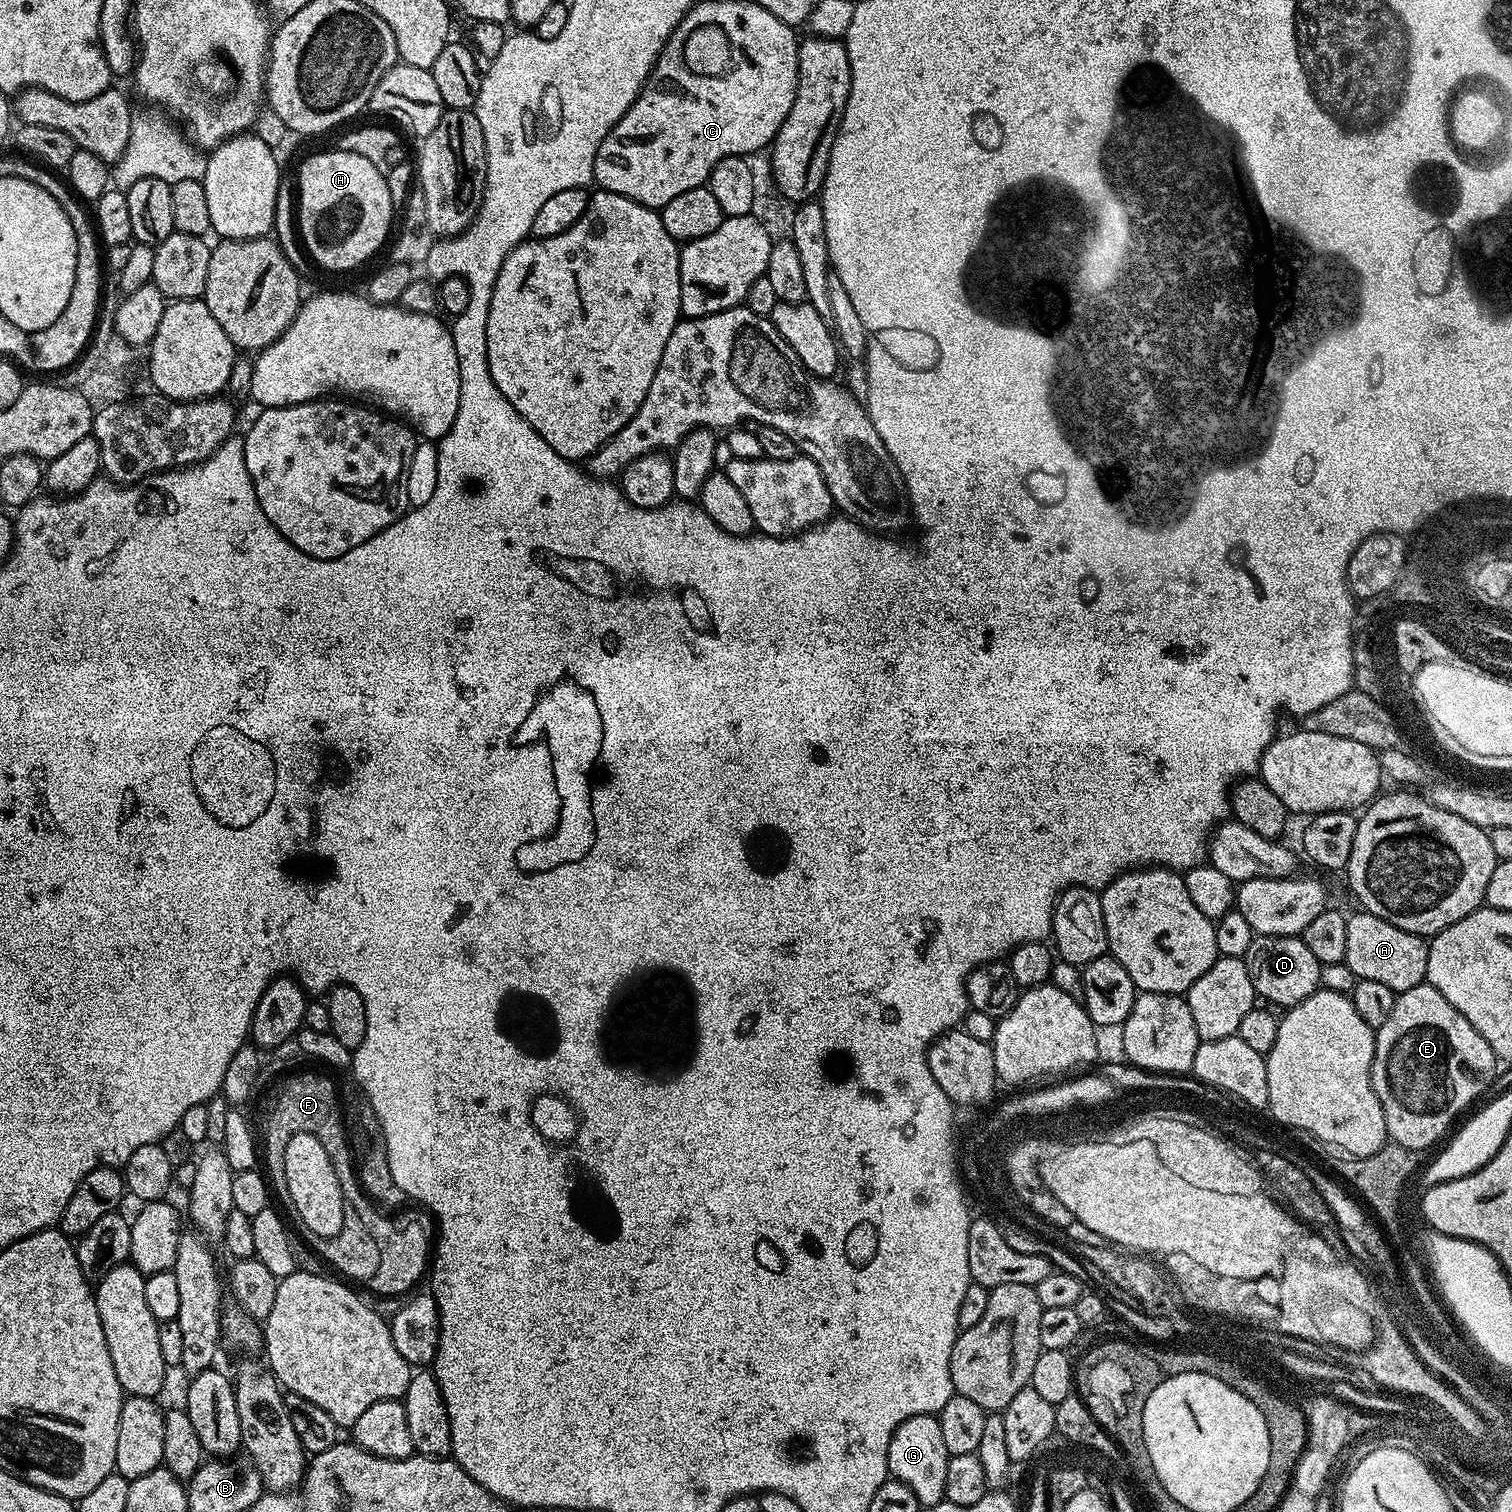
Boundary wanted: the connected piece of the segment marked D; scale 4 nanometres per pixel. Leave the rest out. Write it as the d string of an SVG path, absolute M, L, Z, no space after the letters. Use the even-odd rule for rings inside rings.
M1253 935L1250 950L1246 950L1242 959L1257 997L1269 1000L1264 1001L1269 1005L1281 1004L1284 1010L1293 1008L1321 987L1321 962L1300 936Z

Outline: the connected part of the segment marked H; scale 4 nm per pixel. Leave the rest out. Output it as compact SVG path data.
M316 152L304 160L300 168L300 236L308 252L324 268L332 272L348 272L364 264L384 244L394 228L392 199L388 177L374 162L353 152Z

